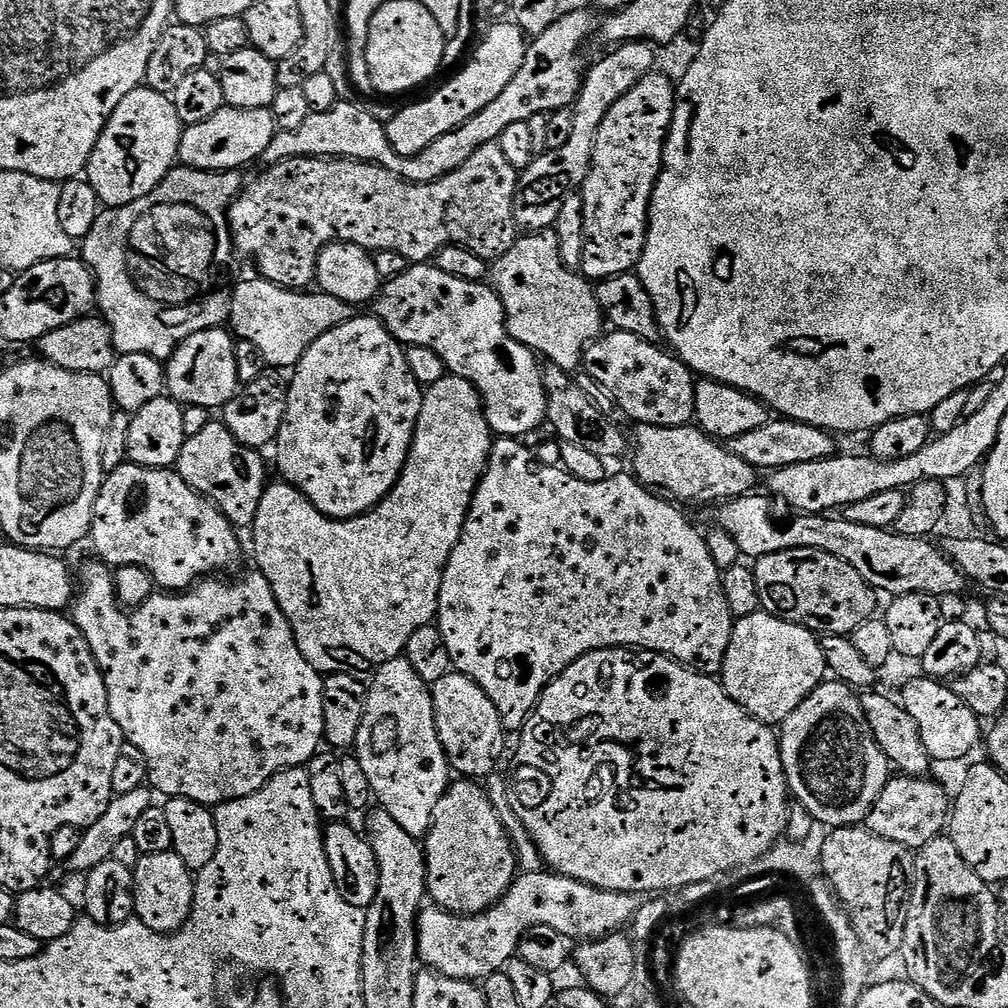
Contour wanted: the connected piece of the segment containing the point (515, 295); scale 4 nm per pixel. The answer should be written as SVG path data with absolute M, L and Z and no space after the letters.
M545 230L521 235L516 244L510 246L510 250L506 250L506 254L502 254L500 259L491 265L490 280L496 293L500 295L509 334L545 361L553 360L556 363L553 365L559 371L575 373L575 368L581 367L589 344L593 344L605 331L606 317L600 309L595 287L579 271L567 268L562 262L555 231Z

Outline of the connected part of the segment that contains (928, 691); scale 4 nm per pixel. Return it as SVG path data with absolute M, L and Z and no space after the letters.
M923 678L924 680L912 680L904 688L902 703L910 716L914 718L920 733L922 742L926 746L929 757L936 760L960 760L968 756L976 747L982 744L982 728L980 732L981 717L976 716L974 710L954 694L954 690L944 682L936 678Z

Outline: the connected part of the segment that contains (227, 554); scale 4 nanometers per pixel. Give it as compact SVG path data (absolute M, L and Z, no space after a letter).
M125 462L118 470L107 473L94 506L90 541L103 563L113 569L137 564L149 572L164 590L187 590L209 574L224 574L240 560L237 529L212 501L195 492L175 470L143 468Z

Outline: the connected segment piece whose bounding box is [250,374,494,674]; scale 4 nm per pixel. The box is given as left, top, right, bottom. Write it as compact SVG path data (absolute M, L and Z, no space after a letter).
M446 374L438 382L427 385L422 402L422 414L418 414L416 419L416 429L410 446L410 454L406 458L406 466L387 498L380 501L372 511L363 512L360 516L352 516L349 520L335 520L330 516L322 515L290 483L279 482L280 484L276 484L276 482L272 482L265 488L262 494L262 502L258 502L258 514L250 529L252 552L256 555L255 567L270 582L270 586L274 590L274 598L278 598L278 606L290 622L292 633L298 642L298 650L302 650L306 662L313 664L321 674L360 670L356 668L370 667L369 669L371 669L373 666L401 659L404 647L410 642L414 630L422 630L422 626L431 624L437 619L440 610L440 591L442 590L444 571L450 562L450 554L464 529L464 523L468 517L476 488L480 485L480 479L483 478L488 465L493 443L494 433L484 413L484 403L480 400L479 390L466 378Z

